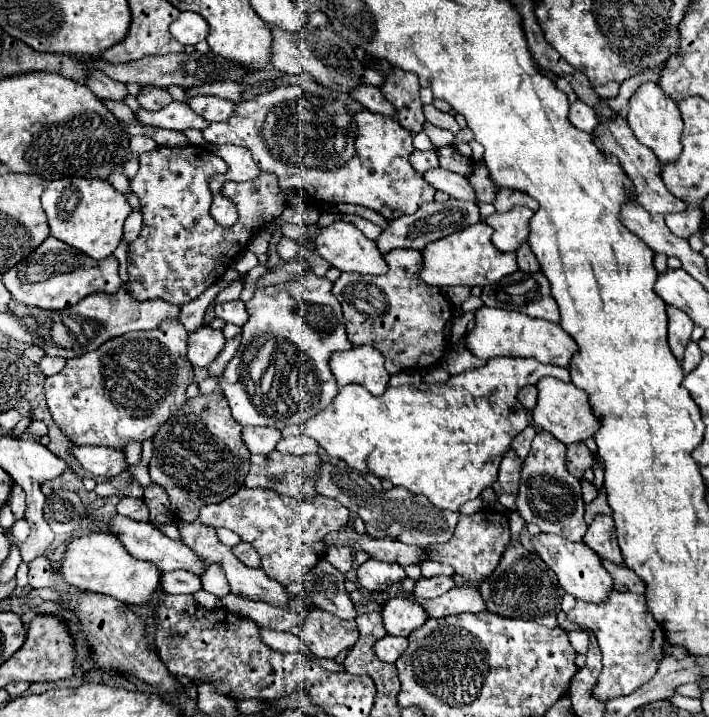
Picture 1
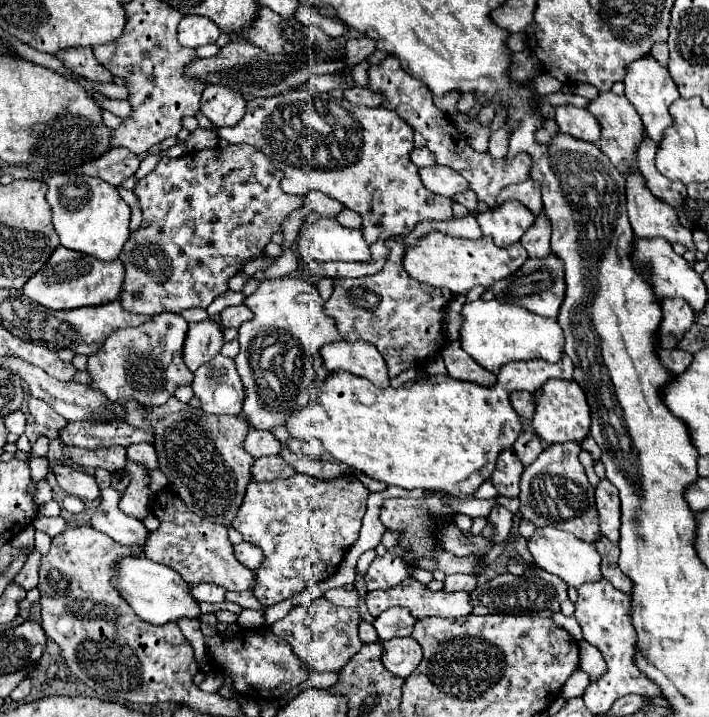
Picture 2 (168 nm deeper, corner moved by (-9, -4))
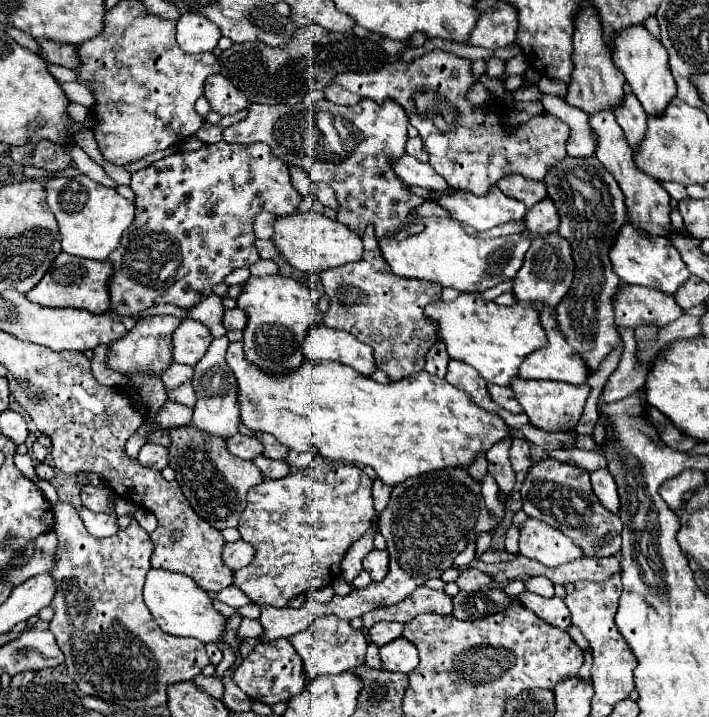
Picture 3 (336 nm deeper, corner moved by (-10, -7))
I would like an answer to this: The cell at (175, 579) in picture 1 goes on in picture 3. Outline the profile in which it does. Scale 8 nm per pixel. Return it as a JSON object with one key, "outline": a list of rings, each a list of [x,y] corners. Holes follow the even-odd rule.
{"outline":[[[236,586],[224,588],[224,590],[216,592],[216,594],[212,594],[212,598],[214,598],[214,600],[220,600],[220,602],[226,602],[226,604],[232,606],[232,608],[240,608],[240,606],[250,604],[250,600],[246,598],[246,594],[244,594],[242,590],[238,590]]]}

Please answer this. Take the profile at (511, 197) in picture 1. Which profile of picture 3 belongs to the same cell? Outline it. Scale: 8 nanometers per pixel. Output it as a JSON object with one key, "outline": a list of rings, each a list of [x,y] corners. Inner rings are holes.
{"outline":[[[506,176],[496,184],[502,194],[520,200],[526,204],[526,208],[532,208],[536,202],[540,202],[542,198],[546,198],[546,186],[540,180],[526,180],[522,176]]]}

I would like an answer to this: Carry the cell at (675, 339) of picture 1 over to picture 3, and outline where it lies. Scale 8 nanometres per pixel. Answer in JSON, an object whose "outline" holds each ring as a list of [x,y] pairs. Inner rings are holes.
{"outline":[[[622,286],[614,302],[614,312],[616,324],[622,328],[638,328],[642,324],[662,328],[684,314],[674,296],[662,294],[660,290],[646,290],[642,286]]]}

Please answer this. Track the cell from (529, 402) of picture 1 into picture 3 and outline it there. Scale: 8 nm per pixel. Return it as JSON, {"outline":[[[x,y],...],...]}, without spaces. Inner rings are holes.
{"outline":[[[488,384],[488,392],[490,392],[492,400],[494,400],[498,406],[510,410],[512,414],[520,414],[520,412],[522,412],[522,406],[516,402],[514,390],[512,390],[510,386],[506,388],[506,386],[494,386],[494,384]]]}

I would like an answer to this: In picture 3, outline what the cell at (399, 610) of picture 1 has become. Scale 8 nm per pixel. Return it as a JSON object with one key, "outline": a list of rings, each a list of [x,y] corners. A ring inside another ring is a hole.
{"outline":[[[378,622],[368,630],[368,636],[378,646],[384,646],[386,642],[392,642],[402,636],[402,626],[402,622]]]}

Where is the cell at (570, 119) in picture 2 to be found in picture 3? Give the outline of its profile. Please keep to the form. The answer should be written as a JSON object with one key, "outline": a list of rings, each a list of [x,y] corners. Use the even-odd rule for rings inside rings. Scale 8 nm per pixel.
{"outline":[[[548,94],[542,98],[542,104],[548,114],[556,116],[558,120],[562,120],[570,126],[570,138],[566,142],[568,156],[574,156],[574,158],[592,156],[596,150],[598,136],[594,134],[594,130],[590,130],[588,114],[578,110],[576,106],[570,106],[566,100],[548,96]]]}

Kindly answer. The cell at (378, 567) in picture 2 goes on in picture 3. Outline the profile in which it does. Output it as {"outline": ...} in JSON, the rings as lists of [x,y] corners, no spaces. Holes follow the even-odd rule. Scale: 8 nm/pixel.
{"outline":[[[372,550],[366,558],[364,558],[364,562],[362,562],[362,566],[364,566],[364,570],[368,570],[370,572],[370,576],[372,576],[372,580],[374,582],[382,582],[382,578],[386,578],[386,574],[388,574],[388,552],[384,550],[384,552],[378,552],[378,550]]]}

